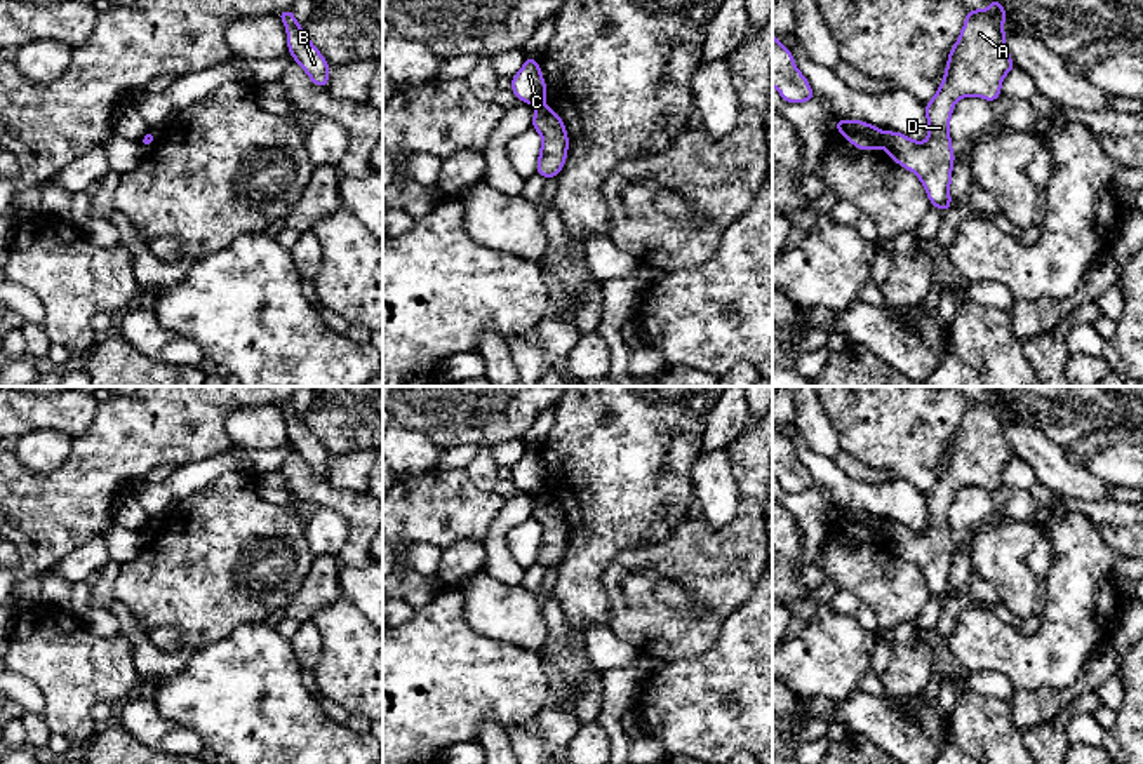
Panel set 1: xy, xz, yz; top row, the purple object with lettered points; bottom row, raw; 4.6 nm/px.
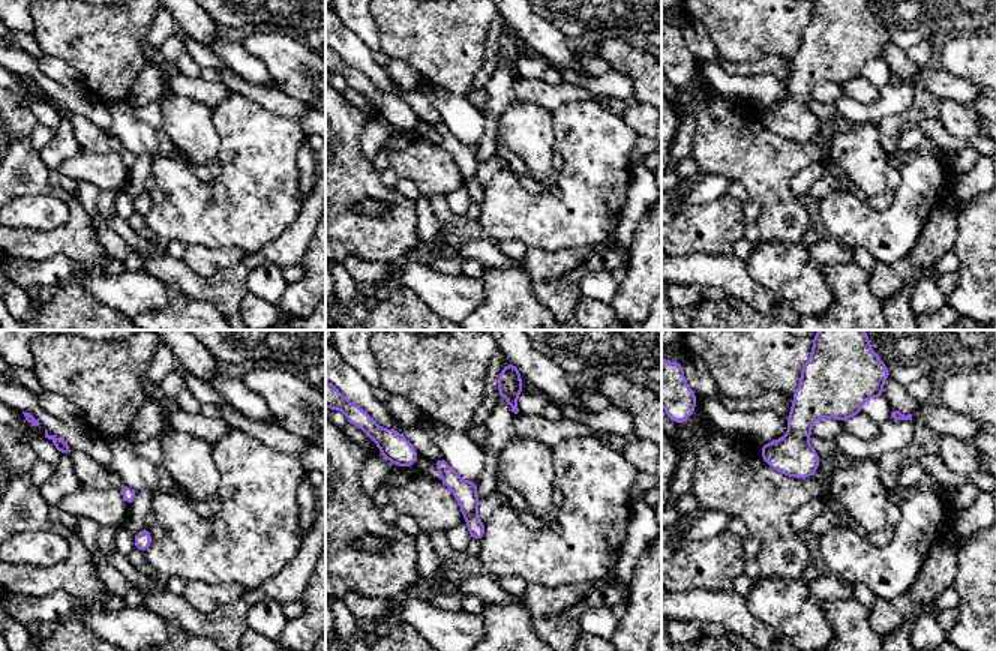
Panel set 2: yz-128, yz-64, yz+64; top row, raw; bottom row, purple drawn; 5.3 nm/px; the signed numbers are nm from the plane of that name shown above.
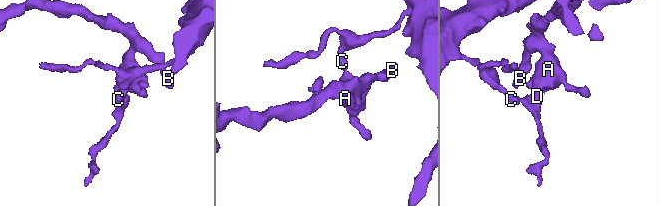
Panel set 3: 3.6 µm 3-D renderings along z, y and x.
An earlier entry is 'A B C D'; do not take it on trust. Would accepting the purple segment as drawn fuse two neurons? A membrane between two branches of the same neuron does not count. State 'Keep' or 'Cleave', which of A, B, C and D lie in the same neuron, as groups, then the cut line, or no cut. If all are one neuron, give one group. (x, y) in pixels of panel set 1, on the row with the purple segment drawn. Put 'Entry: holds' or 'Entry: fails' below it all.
Cleave. Groups: A B D / C. Split along yz (884, 134), (881, 145)
Entry: fails

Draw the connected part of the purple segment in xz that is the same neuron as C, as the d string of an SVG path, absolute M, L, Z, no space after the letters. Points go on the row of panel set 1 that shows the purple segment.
M527 57L520 71L511 78L511 90L520 101L536 108L545 106L546 85L534 57Z

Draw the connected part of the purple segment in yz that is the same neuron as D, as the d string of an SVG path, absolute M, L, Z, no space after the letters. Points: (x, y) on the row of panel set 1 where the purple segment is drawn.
M993 0L986 10L967 9L960 37L950 50L945 80L924 106L929 137L913 141L901 132L886 132L882 146L901 167L915 172L926 188L931 205L946 212L952 207L950 179L955 162L950 143L950 115L966 96L995 101L1002 78L1016 68L1006 50L1002 23L1004 7Z

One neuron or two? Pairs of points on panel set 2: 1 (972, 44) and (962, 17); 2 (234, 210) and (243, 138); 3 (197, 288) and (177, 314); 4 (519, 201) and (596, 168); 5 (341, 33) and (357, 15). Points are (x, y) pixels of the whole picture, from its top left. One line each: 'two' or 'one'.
1: two
2: one
3: two
4: one
5: two

